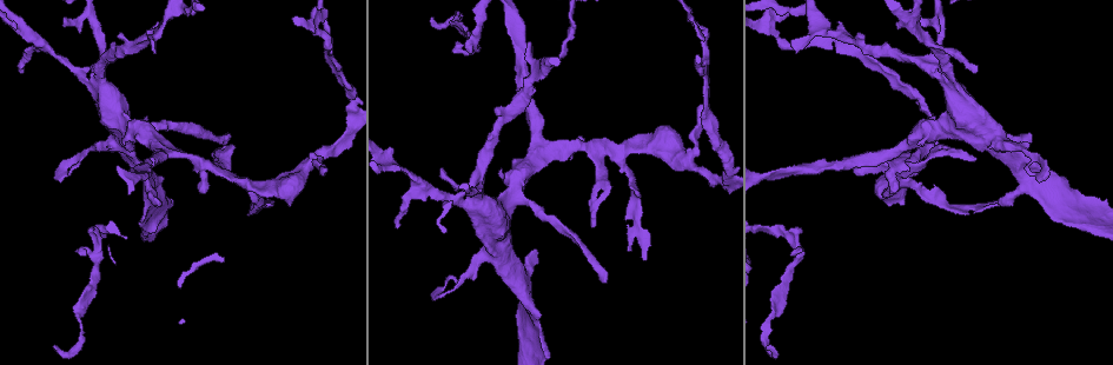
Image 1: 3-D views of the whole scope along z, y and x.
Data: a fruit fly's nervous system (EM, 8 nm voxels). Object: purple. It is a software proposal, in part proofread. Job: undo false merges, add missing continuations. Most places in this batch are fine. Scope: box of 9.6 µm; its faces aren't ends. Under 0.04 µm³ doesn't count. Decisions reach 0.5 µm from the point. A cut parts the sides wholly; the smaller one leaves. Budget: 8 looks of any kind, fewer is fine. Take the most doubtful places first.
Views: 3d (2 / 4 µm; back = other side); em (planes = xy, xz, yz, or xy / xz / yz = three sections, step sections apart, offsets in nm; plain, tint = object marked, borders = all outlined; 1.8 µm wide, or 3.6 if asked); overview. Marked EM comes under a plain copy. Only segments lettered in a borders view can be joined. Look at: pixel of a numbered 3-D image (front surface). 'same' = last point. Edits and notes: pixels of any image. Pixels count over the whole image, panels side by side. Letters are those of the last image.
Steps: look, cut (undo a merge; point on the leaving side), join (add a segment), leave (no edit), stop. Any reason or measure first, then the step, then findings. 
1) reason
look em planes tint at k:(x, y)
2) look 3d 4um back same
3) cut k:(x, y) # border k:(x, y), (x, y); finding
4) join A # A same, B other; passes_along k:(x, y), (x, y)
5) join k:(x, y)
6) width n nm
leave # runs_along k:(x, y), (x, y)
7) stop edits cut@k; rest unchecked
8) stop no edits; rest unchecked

long arm stops here
look em xy step 16 tint at 1:(431, 18)

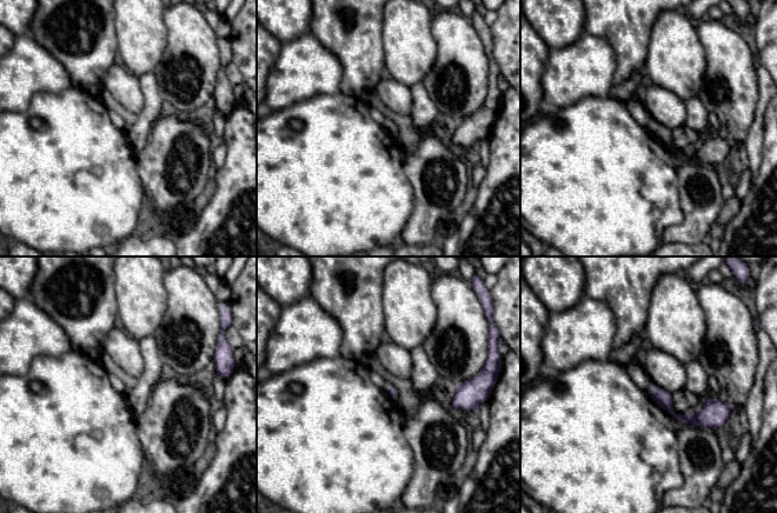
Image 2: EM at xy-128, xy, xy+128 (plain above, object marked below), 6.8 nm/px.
another direction
look em planes borders same

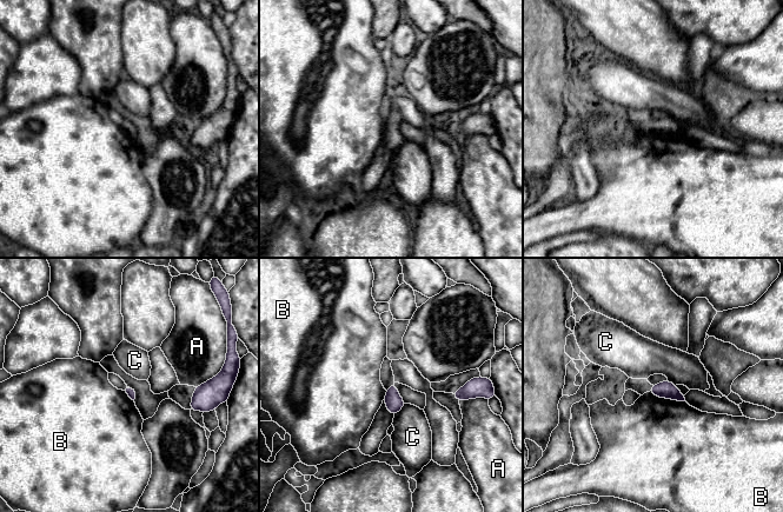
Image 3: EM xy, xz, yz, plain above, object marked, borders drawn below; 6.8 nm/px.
leave # A other, B other, C other; border 3:(649, 391), (658, 397), (684, 401); no lettered segment goes on from it

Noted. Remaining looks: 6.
three arms meet
look 3d 4um at 1:(704, 79)

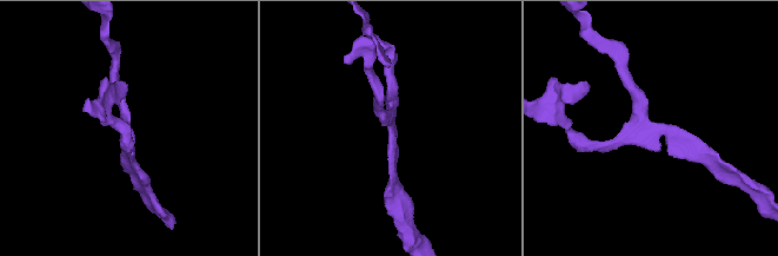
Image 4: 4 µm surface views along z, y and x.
arms 3; now the EM
look em 3.6um planes borders at 4:(657, 133)

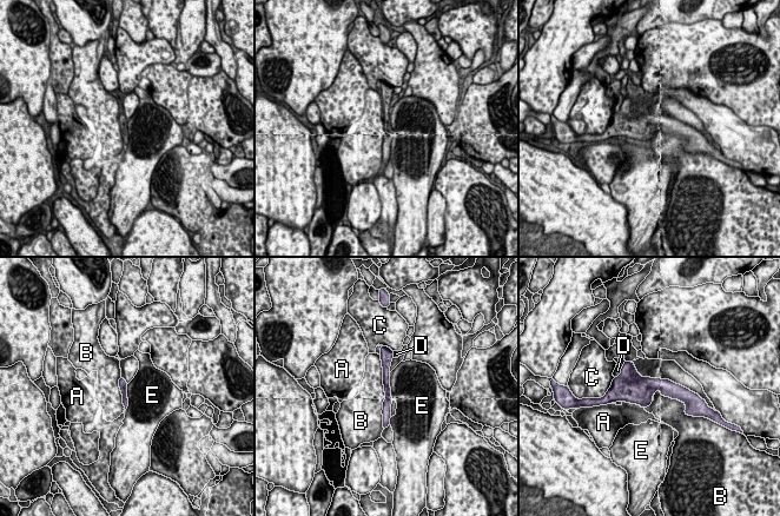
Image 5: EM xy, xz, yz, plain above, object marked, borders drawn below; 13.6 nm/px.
leave # A other, B other, C other, D other, E other; continuous, no second neuron

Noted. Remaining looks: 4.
tapers out
look 3d 4um back at 1:(793, 233)

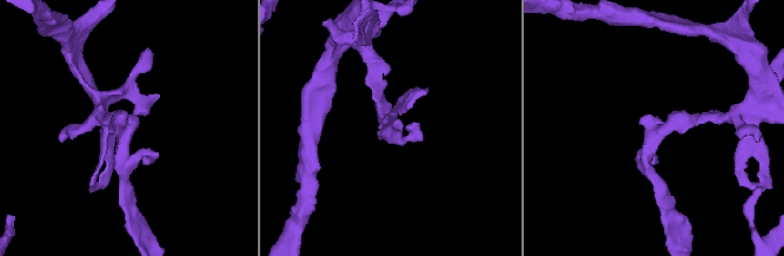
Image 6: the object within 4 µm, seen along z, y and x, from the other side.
arm_widths 170, 200 nm; need the tissue
look em xz step 4 tint at 6:(653, 121)

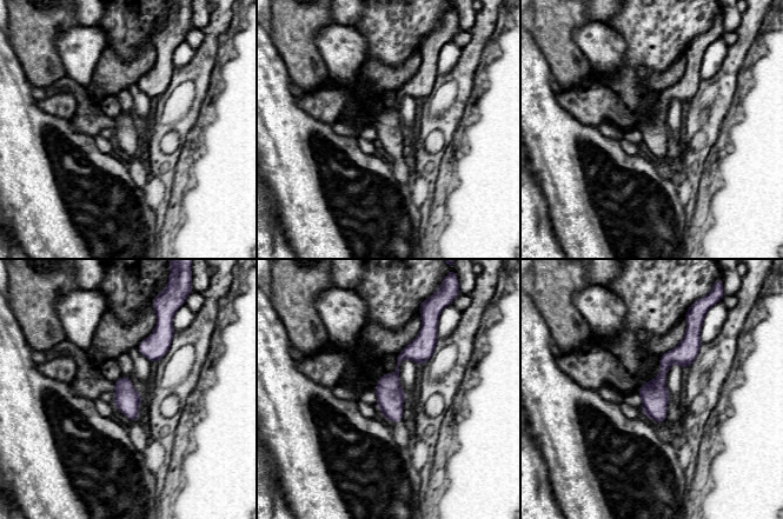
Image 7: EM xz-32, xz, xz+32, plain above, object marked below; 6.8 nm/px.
another direction
look em yz step 4 borders same

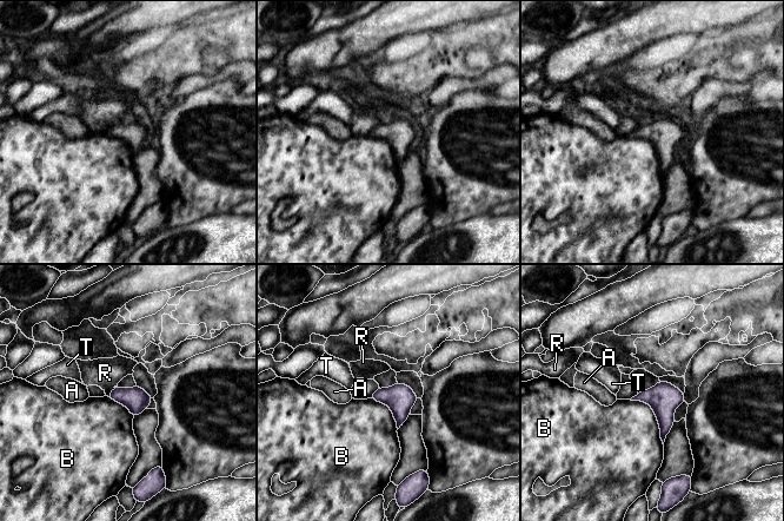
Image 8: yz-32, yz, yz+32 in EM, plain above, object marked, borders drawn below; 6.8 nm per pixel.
longest_contact B 380 nm
leave # A other, B other, R other, T other; border 8:(630, 400), (651, 408), (663, 442); no lettered segment goes on from it

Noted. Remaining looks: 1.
stop no edits; rest unchecked

